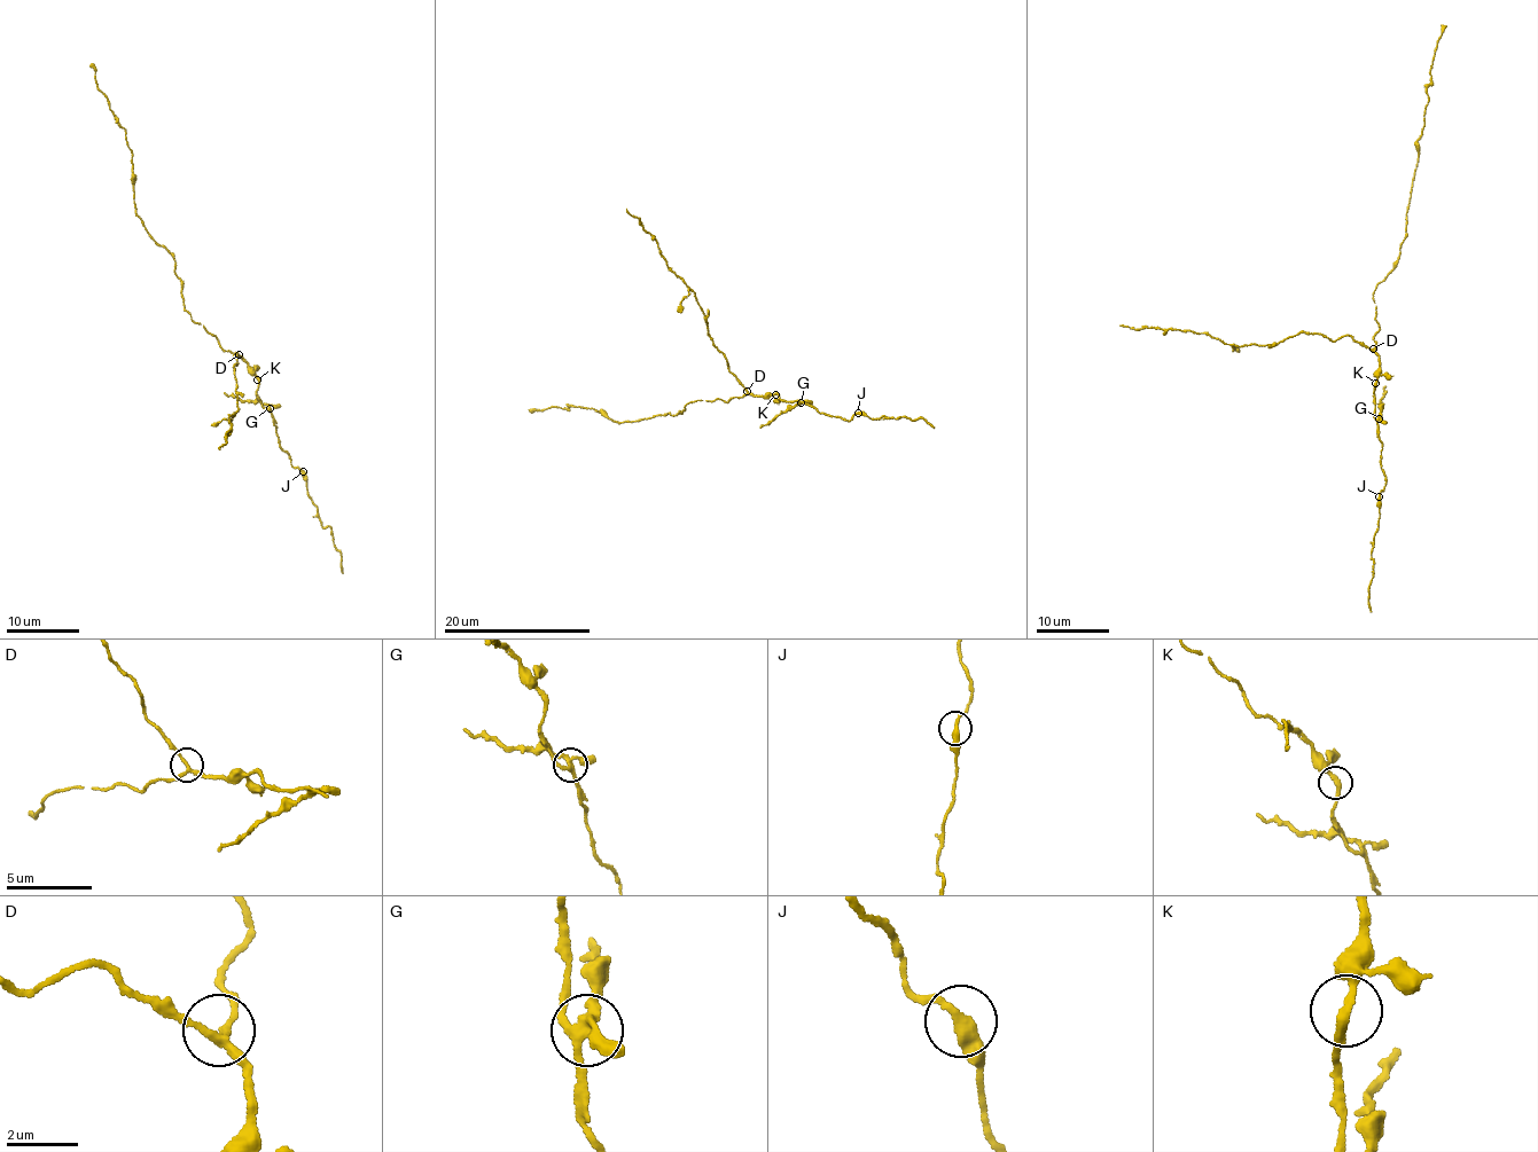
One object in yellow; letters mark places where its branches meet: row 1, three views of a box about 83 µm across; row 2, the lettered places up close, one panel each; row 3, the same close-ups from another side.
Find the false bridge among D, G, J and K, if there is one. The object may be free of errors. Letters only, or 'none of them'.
G

